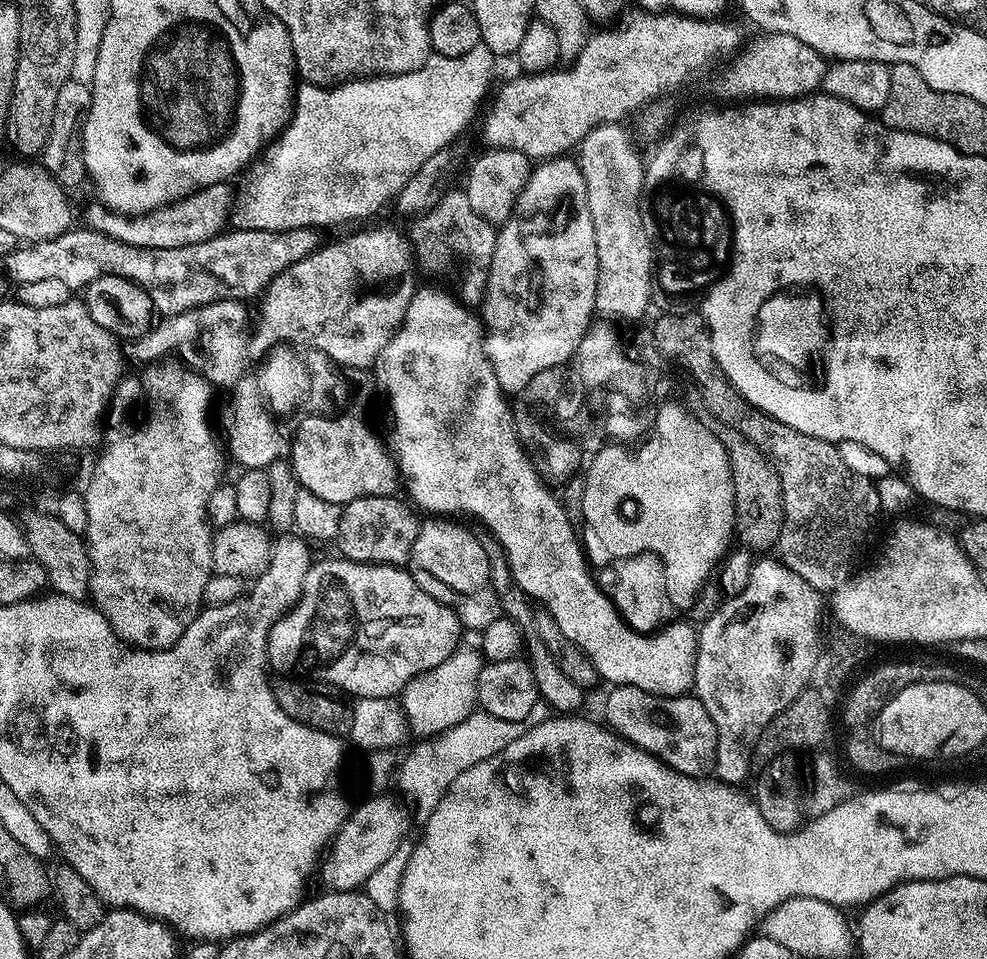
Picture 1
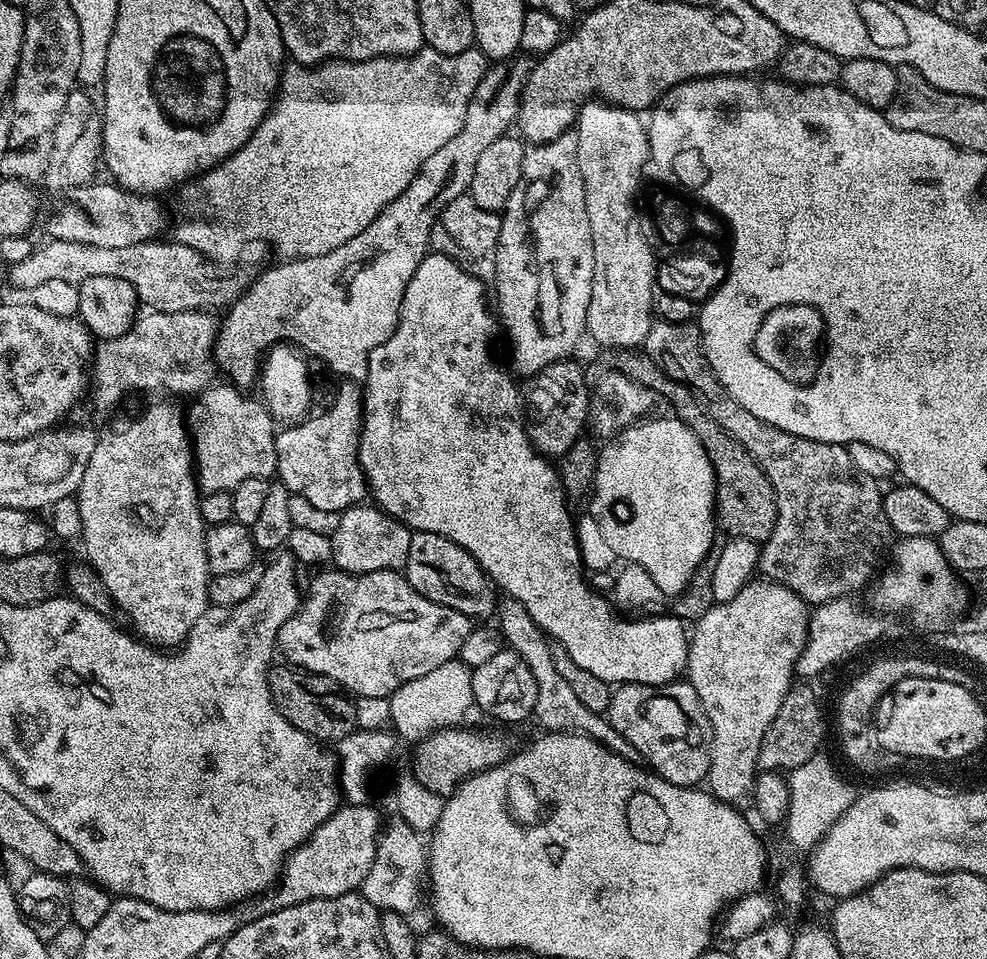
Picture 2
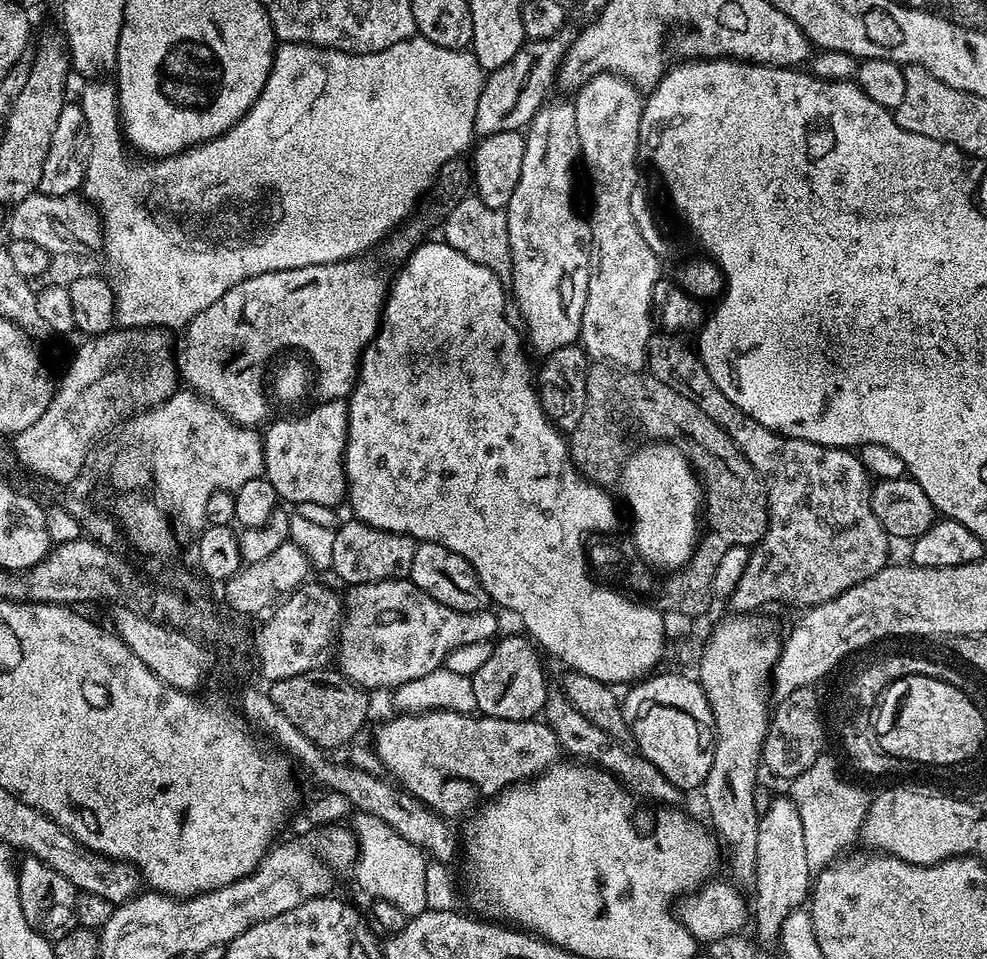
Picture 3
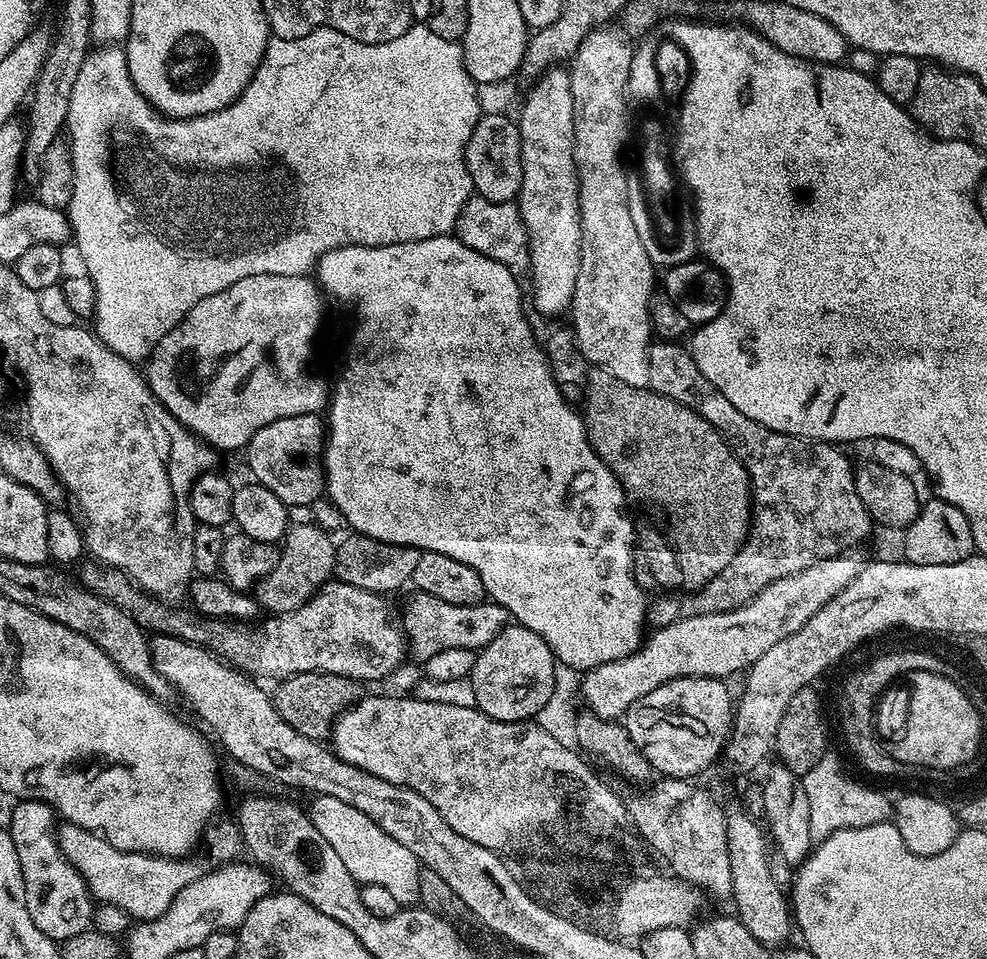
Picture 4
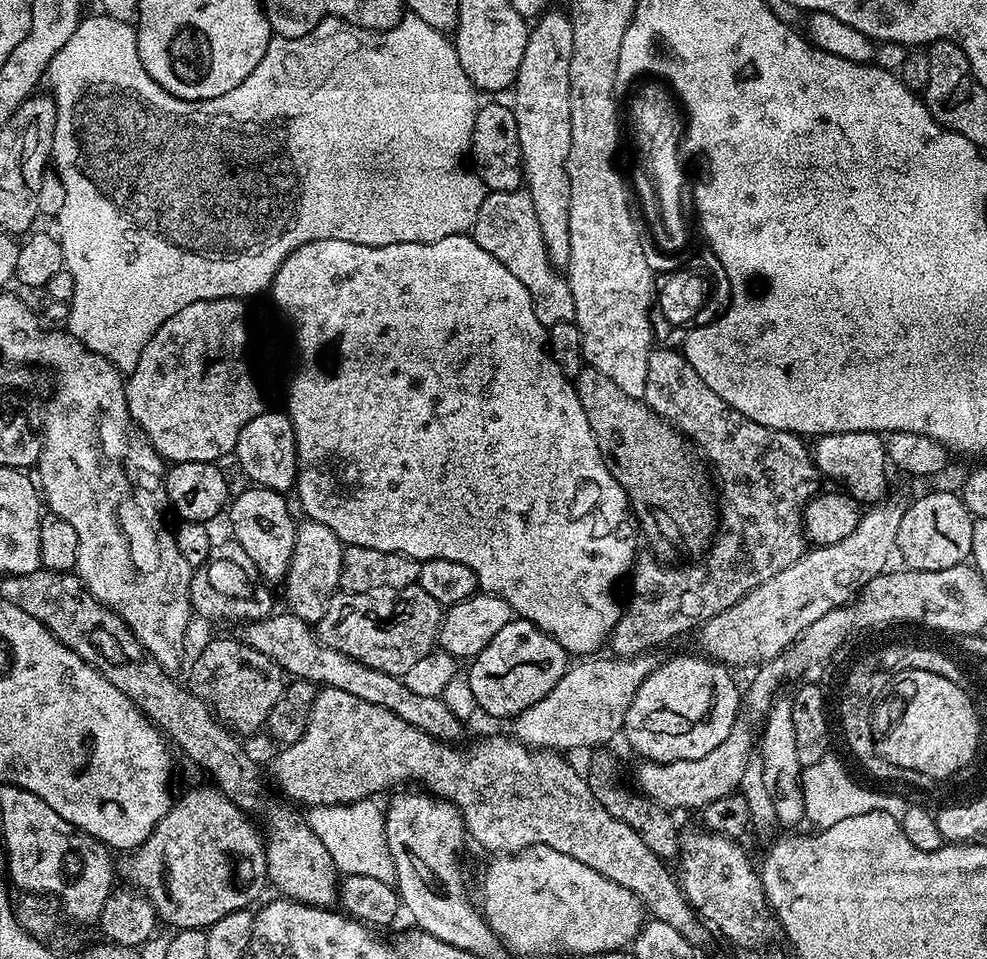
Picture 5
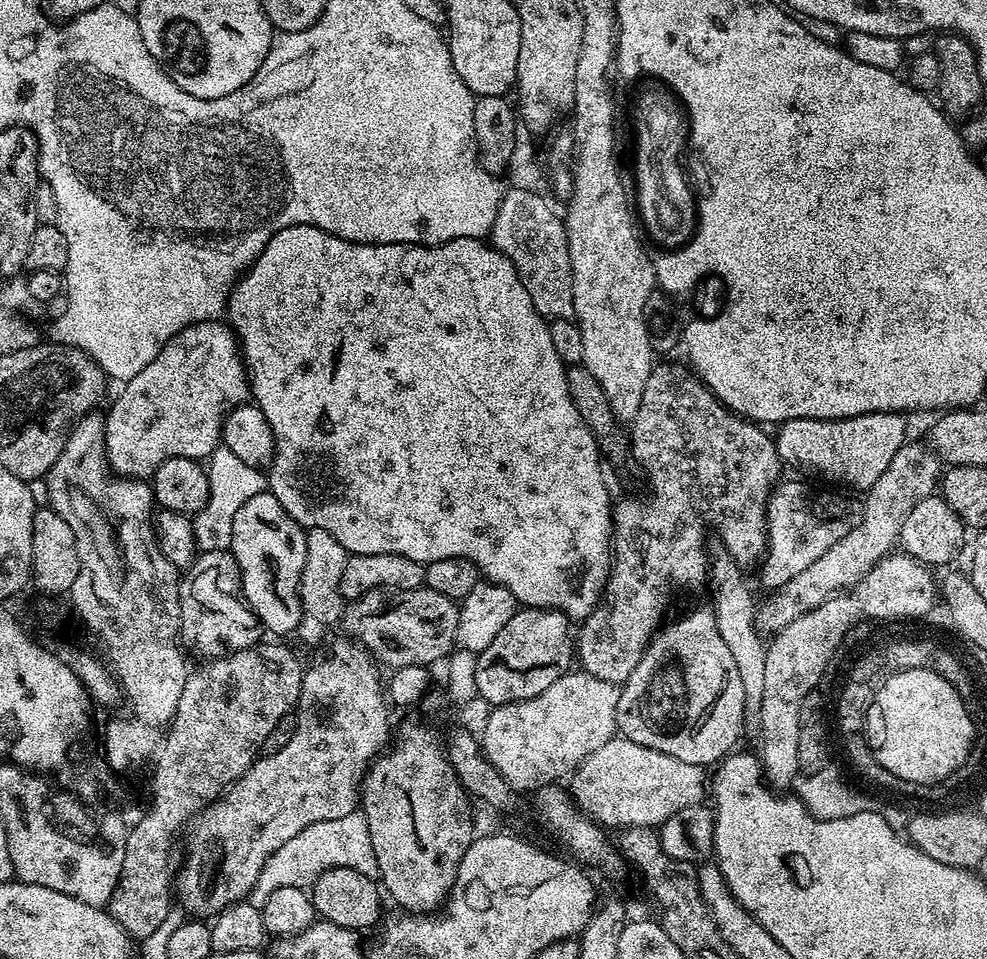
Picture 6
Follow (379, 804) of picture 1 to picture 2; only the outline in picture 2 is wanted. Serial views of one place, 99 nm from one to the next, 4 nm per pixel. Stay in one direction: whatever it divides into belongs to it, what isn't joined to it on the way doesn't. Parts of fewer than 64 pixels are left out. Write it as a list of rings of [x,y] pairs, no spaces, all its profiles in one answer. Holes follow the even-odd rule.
[[[366,803],[337,808],[336,813],[284,861],[278,883],[255,901],[255,911],[260,914],[274,912],[277,908],[289,908],[307,900],[334,898],[357,891],[374,866],[376,842],[382,831],[380,816],[372,807],[371,803]]]

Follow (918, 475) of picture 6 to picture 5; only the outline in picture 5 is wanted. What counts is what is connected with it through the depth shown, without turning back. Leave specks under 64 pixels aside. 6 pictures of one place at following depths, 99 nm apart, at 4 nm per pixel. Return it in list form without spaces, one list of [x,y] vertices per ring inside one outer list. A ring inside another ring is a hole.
[[[884,498],[861,515],[860,525],[850,530],[846,538],[833,544],[809,547],[794,566],[778,570],[774,578],[766,578],[762,586],[734,602],[730,610],[722,610],[722,614],[714,614],[714,618],[701,624],[699,651],[708,659],[729,666],[759,666],[775,656],[783,656],[822,614],[845,607],[875,576],[889,567],[888,559],[896,552],[898,525],[902,523],[905,507],[905,501]]]

